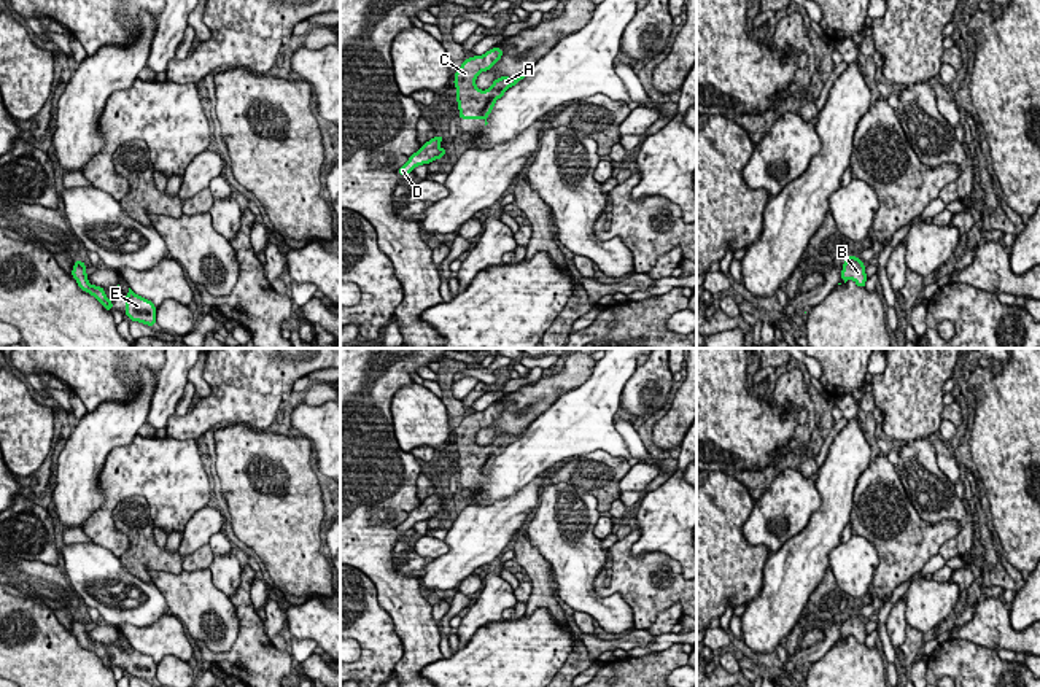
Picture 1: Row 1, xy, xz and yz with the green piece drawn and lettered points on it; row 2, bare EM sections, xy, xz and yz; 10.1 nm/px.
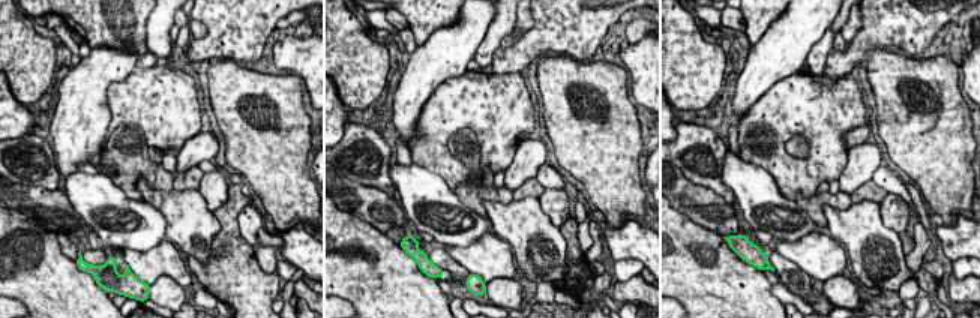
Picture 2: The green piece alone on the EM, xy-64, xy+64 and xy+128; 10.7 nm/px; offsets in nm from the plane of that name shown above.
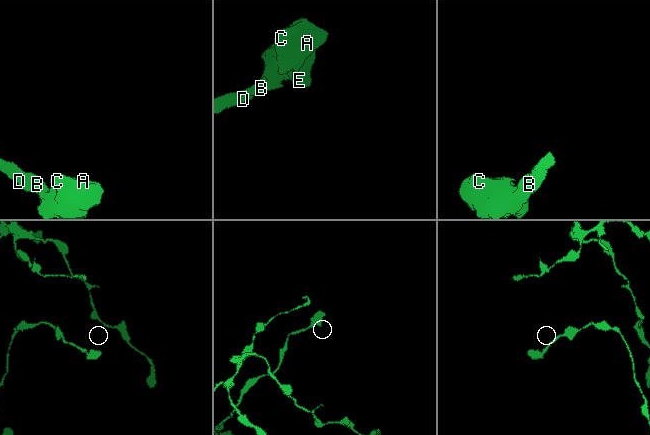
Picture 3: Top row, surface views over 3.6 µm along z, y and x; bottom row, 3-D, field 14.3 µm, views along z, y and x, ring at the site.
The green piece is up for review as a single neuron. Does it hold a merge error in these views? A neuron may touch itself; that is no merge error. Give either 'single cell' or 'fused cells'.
single cell

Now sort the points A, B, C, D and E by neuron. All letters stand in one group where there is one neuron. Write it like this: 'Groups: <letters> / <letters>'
Groups: A B C D E

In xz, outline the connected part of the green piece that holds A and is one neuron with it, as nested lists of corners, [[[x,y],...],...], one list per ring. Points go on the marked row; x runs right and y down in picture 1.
[[[498,46],[491,48],[482,56],[464,59],[458,72],[453,75],[453,84],[456,87],[456,102],[461,119],[483,119],[485,126],[488,114],[491,113],[498,99],[504,92],[518,84],[526,73],[518,78],[499,76],[487,91],[480,91],[475,86],[475,80],[482,72],[488,72],[503,57],[504,51]]]

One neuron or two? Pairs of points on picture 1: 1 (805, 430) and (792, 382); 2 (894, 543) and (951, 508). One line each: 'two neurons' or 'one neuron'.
1: one neuron
2: two neurons

